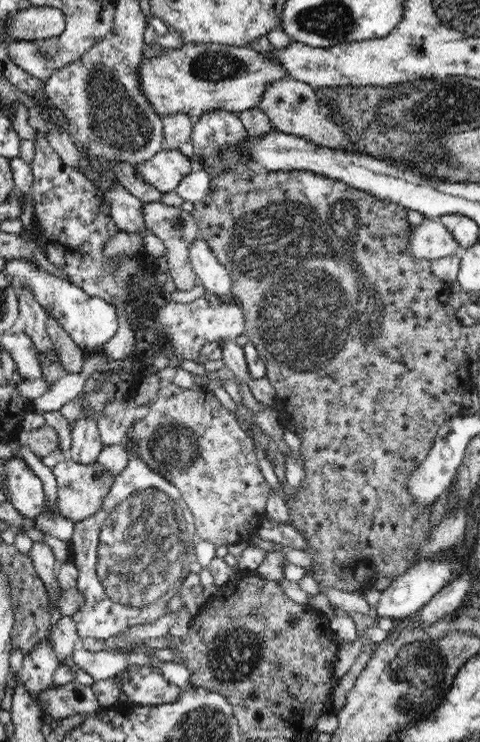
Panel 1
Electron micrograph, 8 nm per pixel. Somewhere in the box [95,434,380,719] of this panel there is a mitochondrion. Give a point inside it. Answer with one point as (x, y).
(224, 674)

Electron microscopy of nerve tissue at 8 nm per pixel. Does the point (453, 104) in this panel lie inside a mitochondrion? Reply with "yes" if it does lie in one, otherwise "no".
yes

